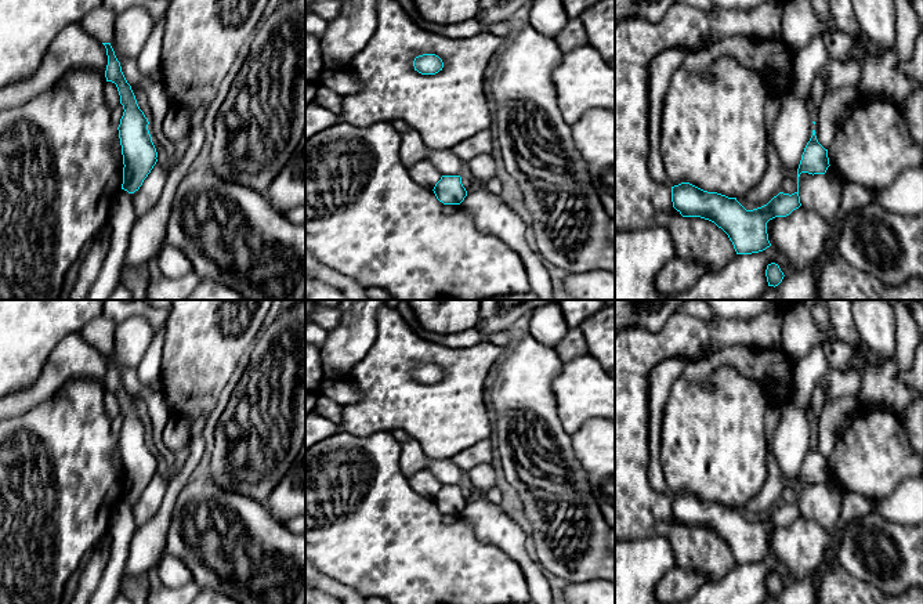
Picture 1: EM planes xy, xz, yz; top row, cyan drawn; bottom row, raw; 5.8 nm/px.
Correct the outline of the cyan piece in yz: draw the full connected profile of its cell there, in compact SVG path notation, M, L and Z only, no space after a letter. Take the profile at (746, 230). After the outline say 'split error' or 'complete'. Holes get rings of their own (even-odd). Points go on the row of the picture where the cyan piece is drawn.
M812 130L797 169L797 191L794 194L779 192L767 205L746 210L736 198L681 182L672 187L672 202L683 217L701 217L721 228L732 242L736 254L759 253L771 246L767 223L775 217L786 217L801 206L800 174L825 174L829 166L828 149L818 142L815 130Z; complete

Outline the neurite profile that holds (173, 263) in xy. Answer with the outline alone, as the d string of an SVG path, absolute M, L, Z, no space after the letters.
M164 245L159 250L158 263L162 274L170 279L178 279L193 271L189 258L177 247Z

